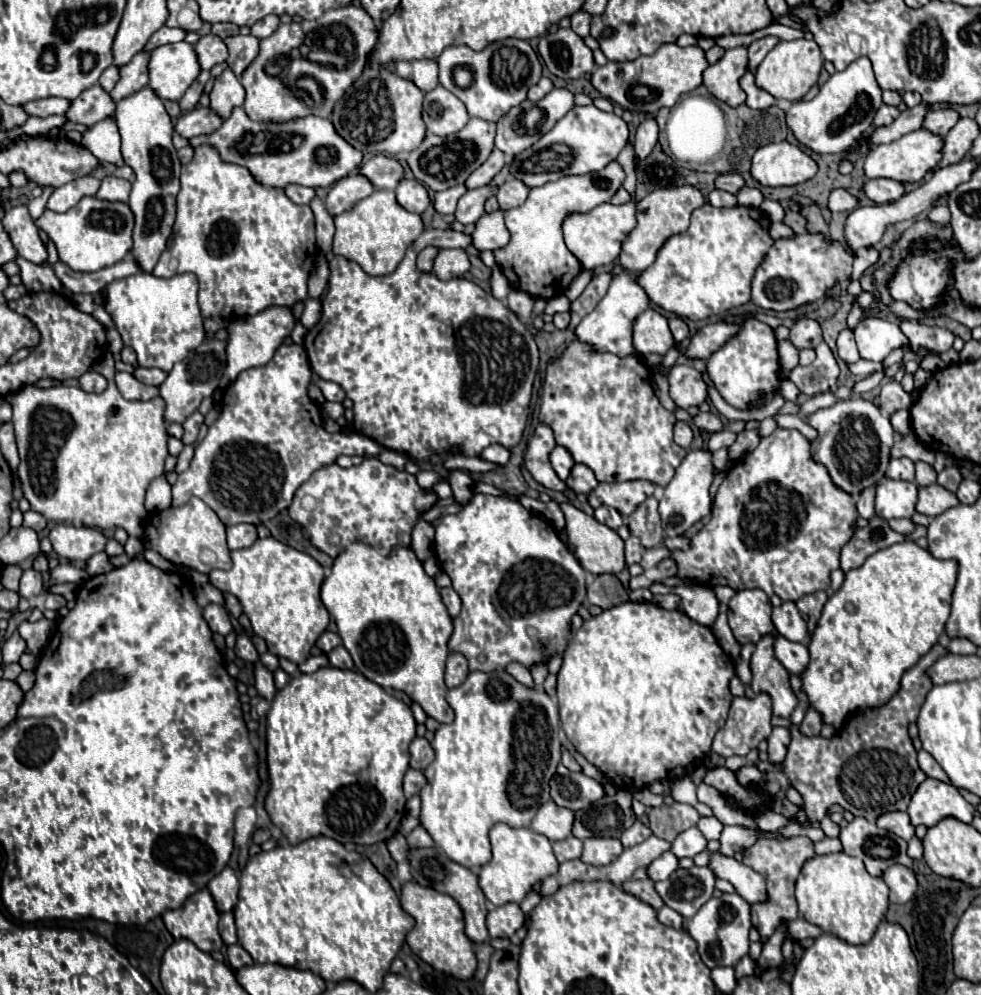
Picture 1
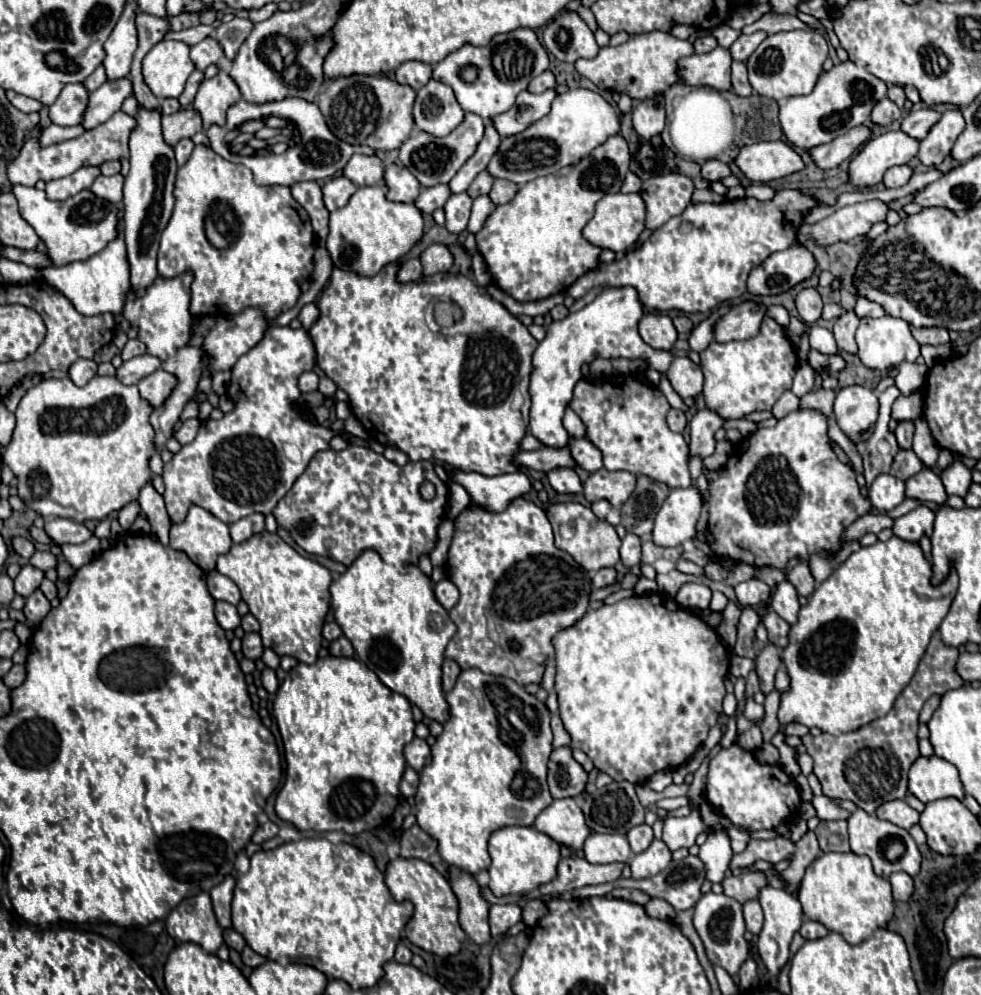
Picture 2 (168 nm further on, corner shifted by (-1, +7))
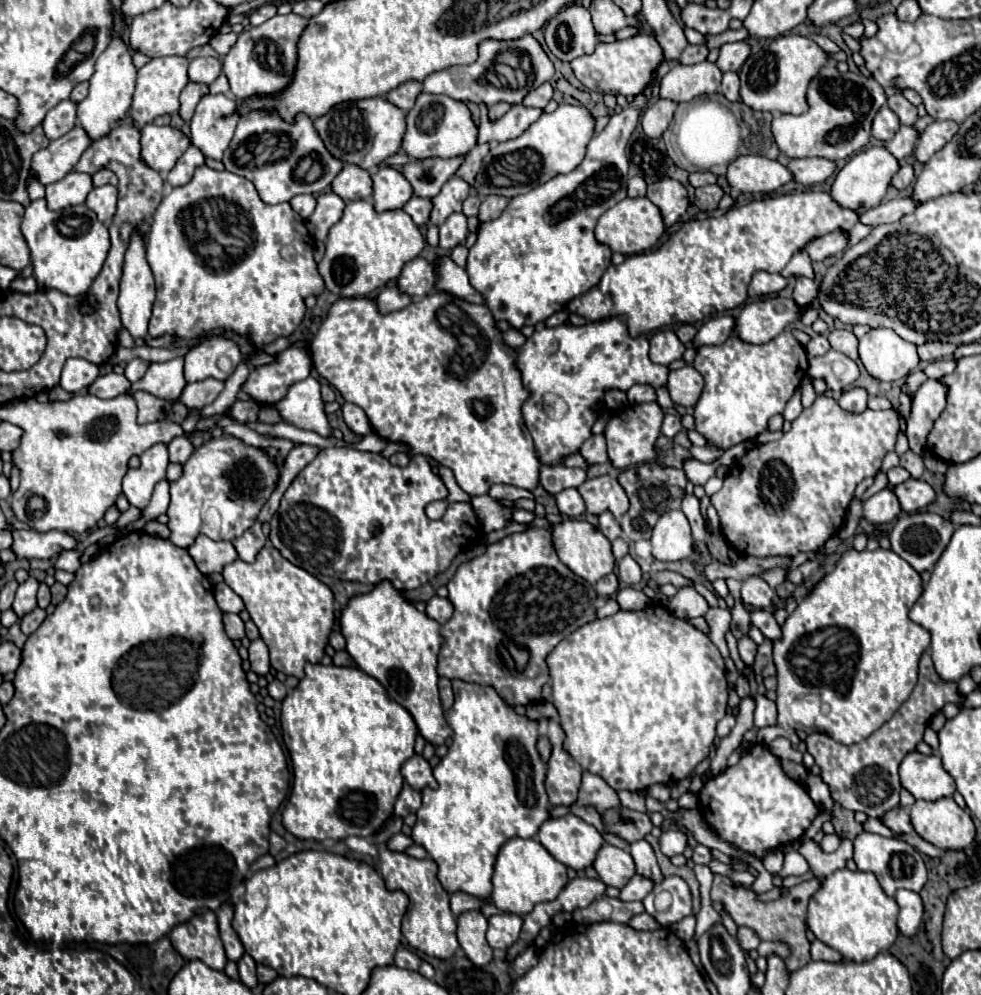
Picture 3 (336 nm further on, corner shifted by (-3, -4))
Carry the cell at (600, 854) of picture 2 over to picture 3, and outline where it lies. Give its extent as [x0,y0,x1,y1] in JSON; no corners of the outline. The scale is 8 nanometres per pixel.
[594,843,636,887]

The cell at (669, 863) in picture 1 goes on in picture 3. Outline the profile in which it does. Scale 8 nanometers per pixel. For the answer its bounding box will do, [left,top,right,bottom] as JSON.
[620,875,654,901]

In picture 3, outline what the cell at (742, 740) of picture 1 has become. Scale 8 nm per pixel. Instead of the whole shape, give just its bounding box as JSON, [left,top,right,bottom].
[754,639,776,677]

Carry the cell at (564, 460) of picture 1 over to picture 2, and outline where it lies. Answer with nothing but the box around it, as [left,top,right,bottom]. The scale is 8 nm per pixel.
[530,288,688,448]

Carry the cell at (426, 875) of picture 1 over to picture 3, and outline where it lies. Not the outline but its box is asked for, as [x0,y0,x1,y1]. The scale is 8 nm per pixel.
[458,911,492,967]

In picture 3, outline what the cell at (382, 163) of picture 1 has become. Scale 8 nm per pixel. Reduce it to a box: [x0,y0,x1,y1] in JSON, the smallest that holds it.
[332,163,372,201]

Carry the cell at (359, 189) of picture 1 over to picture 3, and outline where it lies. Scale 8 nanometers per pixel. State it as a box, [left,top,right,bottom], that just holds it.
[306,191,346,241]

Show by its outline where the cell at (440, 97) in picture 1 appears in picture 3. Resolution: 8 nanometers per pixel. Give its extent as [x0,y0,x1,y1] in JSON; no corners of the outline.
[402,93,478,159]

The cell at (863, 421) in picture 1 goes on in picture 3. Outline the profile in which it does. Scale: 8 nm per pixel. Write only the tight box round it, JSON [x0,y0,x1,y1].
[838,387,868,413]

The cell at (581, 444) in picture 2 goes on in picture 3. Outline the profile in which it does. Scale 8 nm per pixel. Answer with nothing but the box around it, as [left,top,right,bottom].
[580,435,608,465]

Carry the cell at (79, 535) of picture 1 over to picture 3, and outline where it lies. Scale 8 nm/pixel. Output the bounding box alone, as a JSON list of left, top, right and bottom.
[12,531,78,559]

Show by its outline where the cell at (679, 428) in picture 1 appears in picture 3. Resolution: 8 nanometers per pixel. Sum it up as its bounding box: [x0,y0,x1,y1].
[662,415,682,439]

